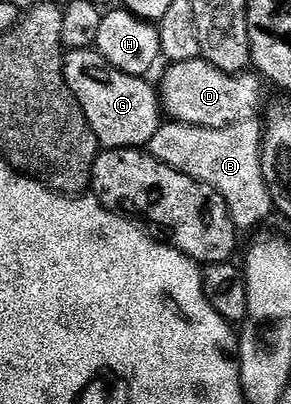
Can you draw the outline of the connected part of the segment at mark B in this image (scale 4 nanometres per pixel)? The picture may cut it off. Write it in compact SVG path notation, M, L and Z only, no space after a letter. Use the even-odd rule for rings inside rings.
M252 120L226 127L226 133L218 130L210 133L207 127L168 121L156 129L156 137L152 137L148 150L152 157L164 161L164 165L219 191L230 207L235 228L254 227L275 210L270 187L262 175L262 157L256 156Z

